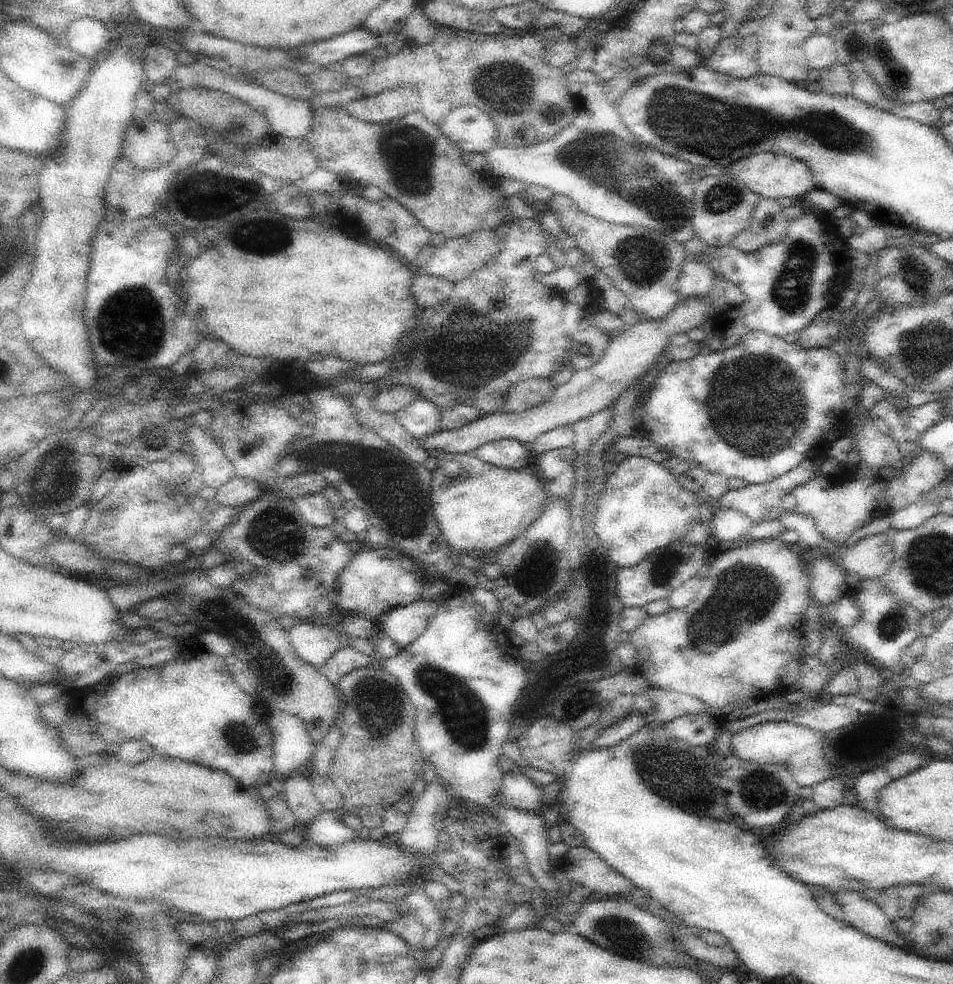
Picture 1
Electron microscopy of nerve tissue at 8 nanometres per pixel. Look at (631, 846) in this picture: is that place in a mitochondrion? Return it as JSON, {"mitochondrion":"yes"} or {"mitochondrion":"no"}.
{"mitochondrion":"no"}

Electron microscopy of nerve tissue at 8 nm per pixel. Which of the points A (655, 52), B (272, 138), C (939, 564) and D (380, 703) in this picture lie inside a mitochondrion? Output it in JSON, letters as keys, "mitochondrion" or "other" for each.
{"A":"mitochondrion","B":"other","C":"mitochondrion","D":"mitochondrion"}

